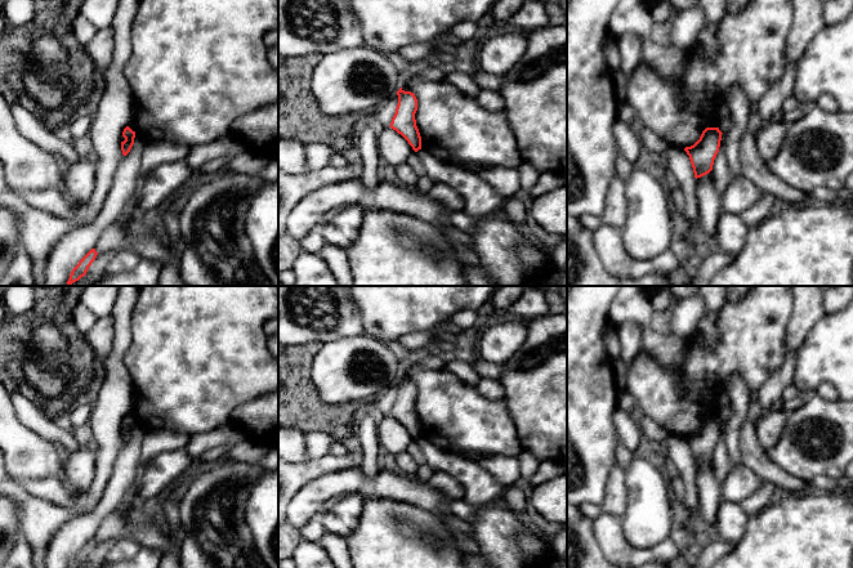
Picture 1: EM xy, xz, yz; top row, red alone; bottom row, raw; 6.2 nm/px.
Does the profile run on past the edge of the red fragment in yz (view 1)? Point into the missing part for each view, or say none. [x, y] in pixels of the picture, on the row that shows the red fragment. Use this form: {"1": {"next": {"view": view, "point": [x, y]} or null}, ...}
{"1": {"next": null}}

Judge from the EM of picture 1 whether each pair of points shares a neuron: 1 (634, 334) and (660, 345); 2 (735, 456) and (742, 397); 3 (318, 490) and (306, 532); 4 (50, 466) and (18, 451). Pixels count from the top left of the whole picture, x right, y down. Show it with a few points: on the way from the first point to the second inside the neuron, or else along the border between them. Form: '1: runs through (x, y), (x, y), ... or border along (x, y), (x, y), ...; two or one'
1: border along (617, 322), (635, 321), (642, 327), (642, 349); two
2: runs through (733, 442), (733, 423), (738, 411); one
3: border along (317, 514), (299, 528); two
4: runs through (43, 461), (26, 454); one

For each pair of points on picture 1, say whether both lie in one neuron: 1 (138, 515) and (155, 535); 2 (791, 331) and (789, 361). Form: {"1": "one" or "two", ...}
{"1": "one", "2": "one"}

